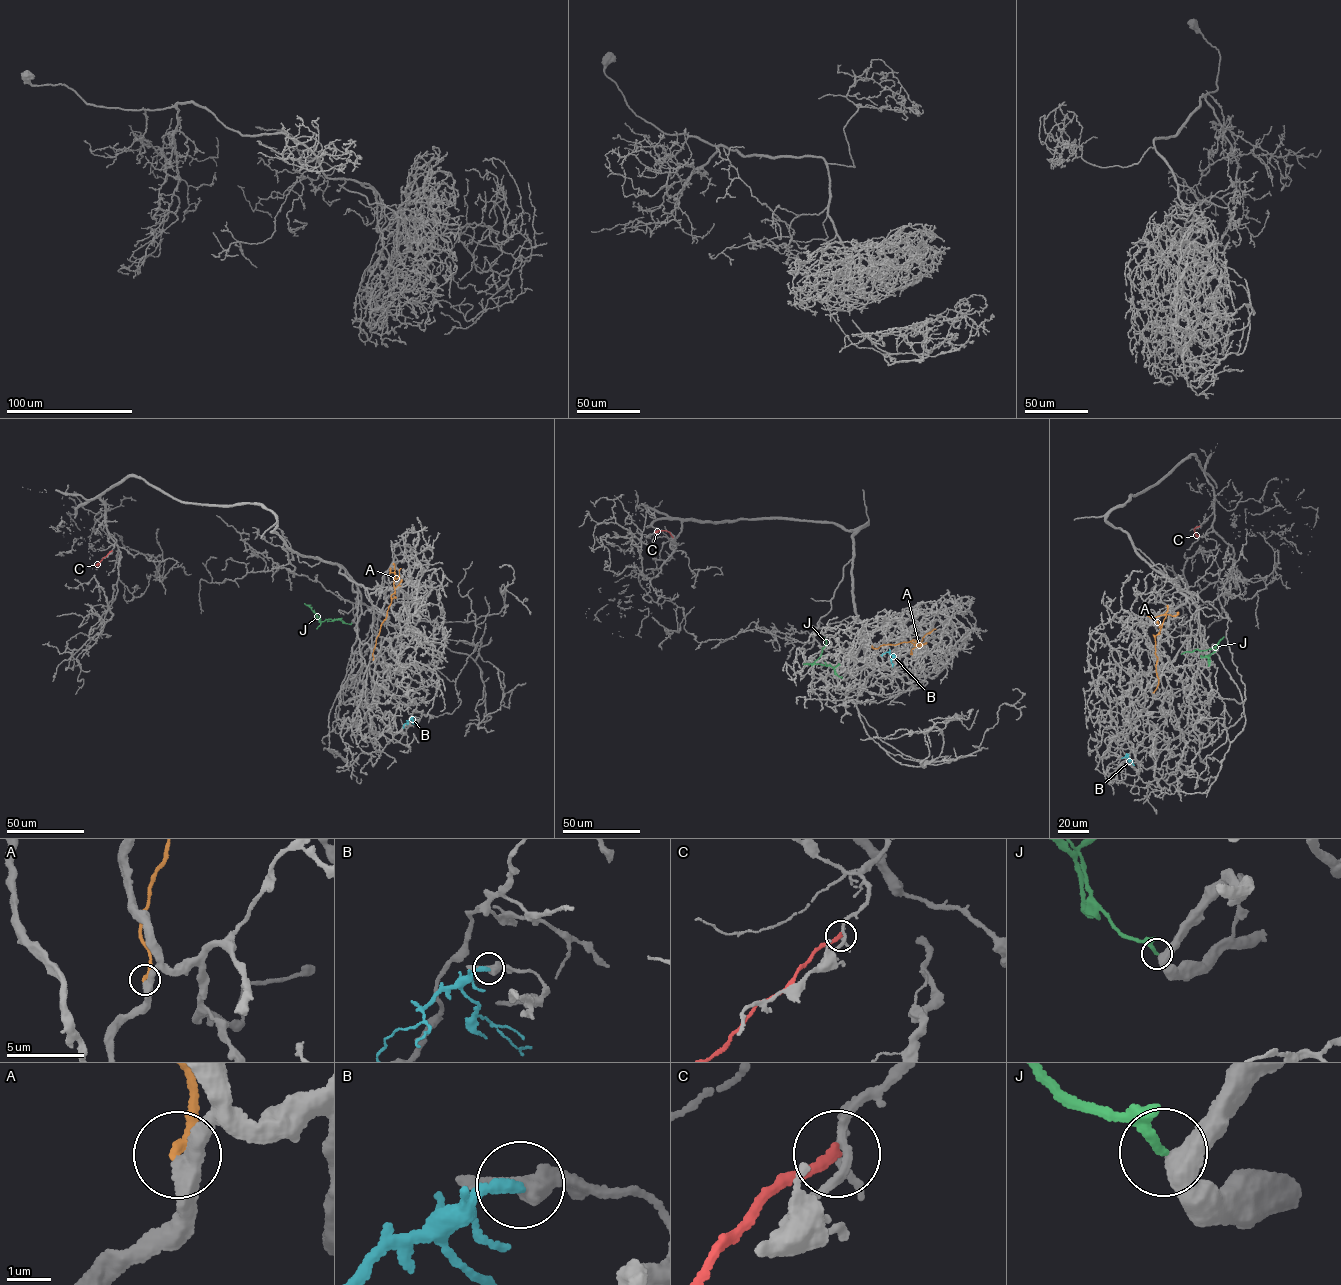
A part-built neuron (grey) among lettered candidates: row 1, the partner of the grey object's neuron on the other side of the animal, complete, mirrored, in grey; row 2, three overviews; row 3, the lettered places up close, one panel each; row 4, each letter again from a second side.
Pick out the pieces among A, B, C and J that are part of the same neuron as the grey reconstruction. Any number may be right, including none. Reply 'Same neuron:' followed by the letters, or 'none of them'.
Same neuron: J

